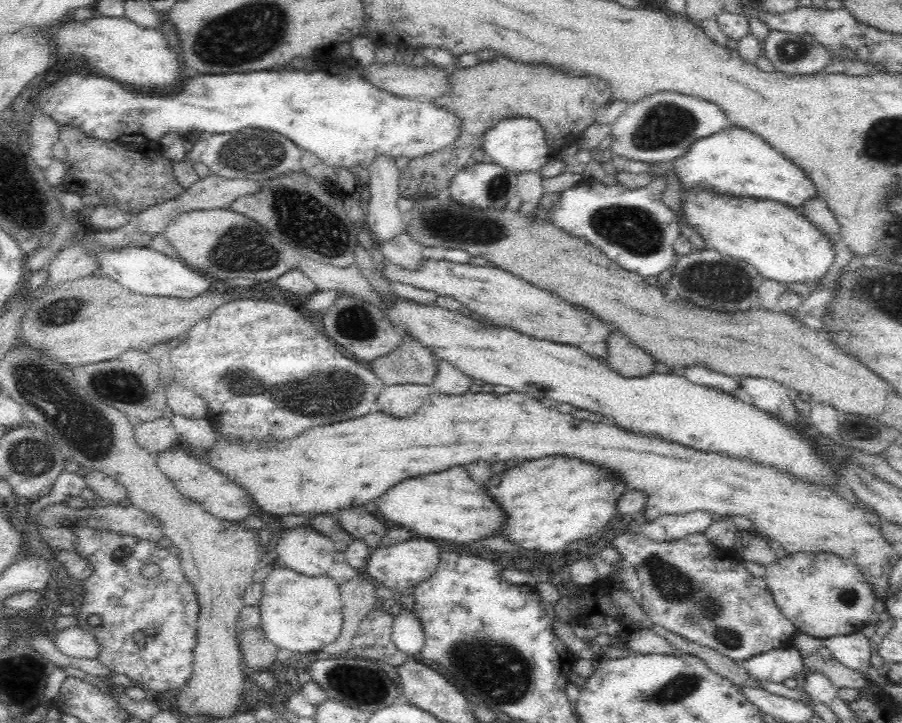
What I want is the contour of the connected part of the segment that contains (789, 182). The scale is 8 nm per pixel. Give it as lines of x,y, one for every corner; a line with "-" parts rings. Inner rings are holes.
735,126
696,140
674,160
646,163
646,173
654,180
667,180
669,172
675,174
684,192
700,188
716,195
775,200
792,208
799,208
804,200
816,196
816,187
800,167
776,152
762,137

